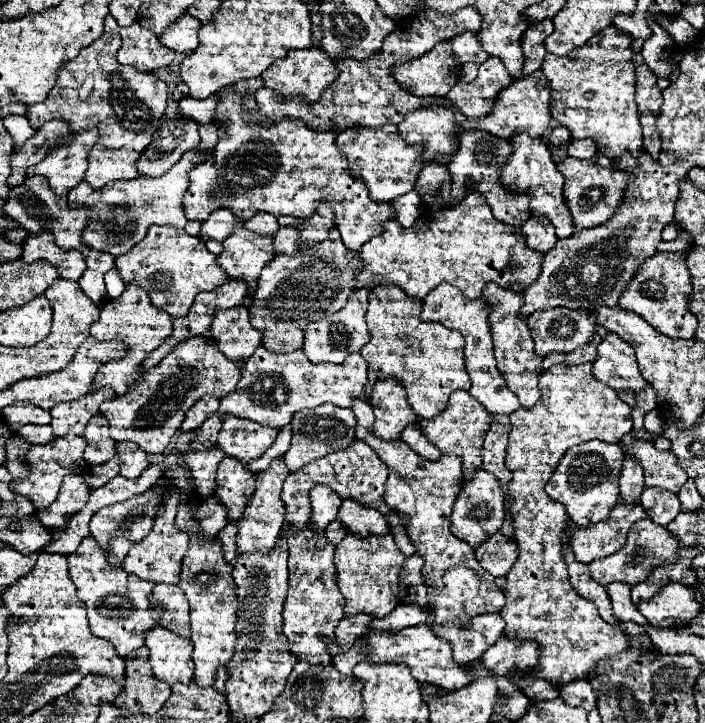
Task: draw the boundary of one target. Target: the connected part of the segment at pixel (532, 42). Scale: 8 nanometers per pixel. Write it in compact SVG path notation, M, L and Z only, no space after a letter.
M544 19L540 23L530 23L528 31L524 31L524 35L520 39L520 45L524 51L524 69L520 73L520 79L528 77L530 73L534 73L542 67L542 59L546 55L546 49L542 43L552 31L554 31L554 25L550 19Z

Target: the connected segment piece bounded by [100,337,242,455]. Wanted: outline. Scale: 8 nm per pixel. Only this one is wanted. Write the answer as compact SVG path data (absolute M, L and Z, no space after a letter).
M204 337L186 339L168 353L158 367L152 367L140 375L130 387L128 393L104 401L100 405L100 415L108 419L110 435L114 441L134 441L146 453L158 455L164 453L170 445L172 437L180 431L180 423L184 421L186 411L202 397L216 395L224 397L234 391L240 379L242 365L232 363L224 355L220 355L216 341L204 343Z

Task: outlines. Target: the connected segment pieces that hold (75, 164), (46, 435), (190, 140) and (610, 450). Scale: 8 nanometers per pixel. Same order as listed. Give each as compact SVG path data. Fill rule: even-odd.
M78 131L70 145L56 147L50 151L44 161L40 161L28 175L42 175L48 179L56 195L68 195L84 179L84 169L88 163L88 151L96 145L96 131Z
M24 425L20 427L18 435L32 445L46 445L54 439L54 431L50 425Z
M164 115L150 147L140 155L138 171L146 177L160 177L170 171L186 151L194 151L200 143L198 123L186 115Z
M598 439L580 443L566 451L556 473L552 473L546 485L546 493L552 501L558 501L566 507L570 521L574 521L580 527L588 527L590 523L608 519L608 513L616 505L616 499L620 495L618 479L622 463L624 463L624 453L620 445L602 443Z

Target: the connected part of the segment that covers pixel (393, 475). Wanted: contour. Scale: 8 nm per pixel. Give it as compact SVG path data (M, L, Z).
M356 399L352 411L356 413L358 425L356 425L356 439L368 443L376 455L388 465L388 481L386 481L386 493L384 493L384 501L386 505L400 513L400 515L408 515L408 523L406 523L406 535L412 541L412 545L416 547L416 553L424 557L424 581L428 585L428 597L434 599L434 617L438 623L446 623L448 619L460 619L462 623L468 623L472 617L483 613L498 613L502 609L504 603L504 593L496 587L494 577L488 575L486 571L478 571L480 579L482 579L482 593L484 595L476 595L470 603L446 603L444 599L444 585L442 585L442 577L446 573L448 567L452 565L474 565L474 549L460 541L458 537L454 537L450 533L450 513L452 513L452 505L462 489L462 459L456 455L440 455L438 461L428 461L420 455L416 455L408 445L404 445L402 441L384 441L376 435L372 435L372 407L362 401Z

